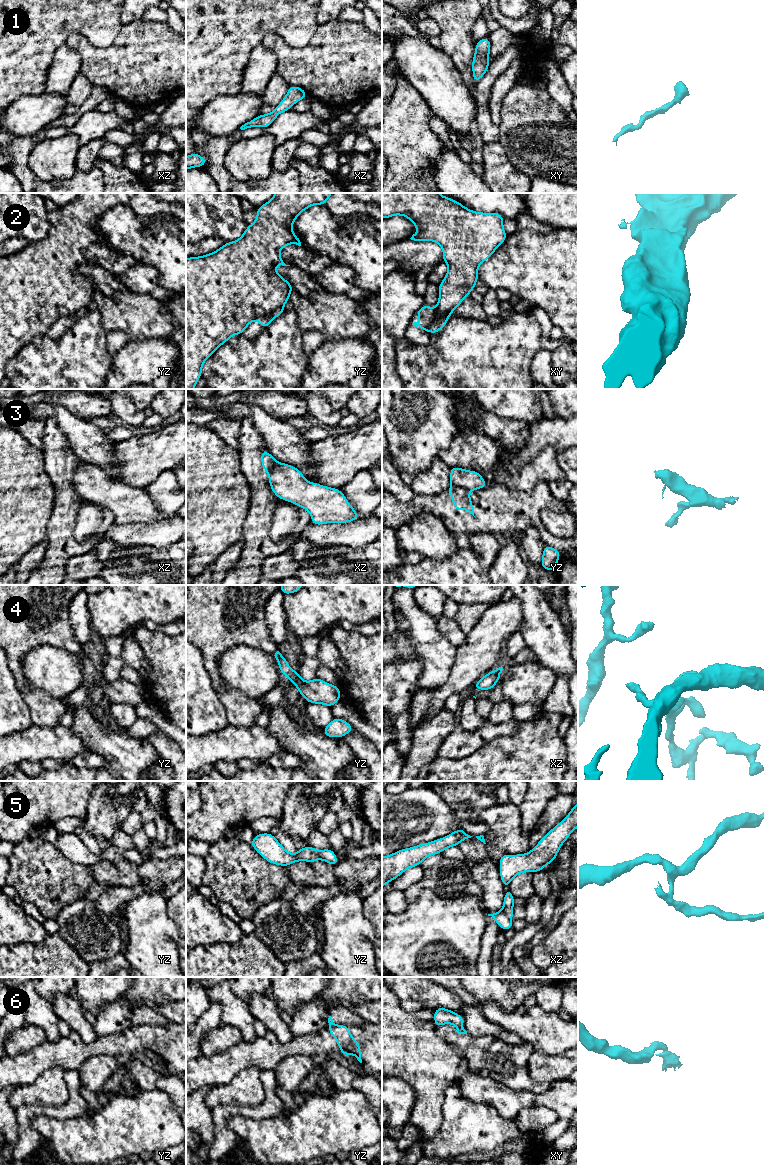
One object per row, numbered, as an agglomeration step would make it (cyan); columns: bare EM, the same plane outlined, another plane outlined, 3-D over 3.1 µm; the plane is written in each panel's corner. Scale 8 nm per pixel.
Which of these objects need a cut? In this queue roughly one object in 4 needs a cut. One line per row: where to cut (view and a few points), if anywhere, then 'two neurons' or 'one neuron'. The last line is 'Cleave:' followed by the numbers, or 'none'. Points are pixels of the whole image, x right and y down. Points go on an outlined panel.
1: cut none; one neuron
2: cut xy (450, 313), (436, 319), (427, 330); two neurons
3: cut yz (452, 484), (459, 485), (468, 491); two neurons
4: cut none; one neuron
5: cut xz (502, 909), (511, 919); two neurons
6: cut xy (462, 1025), (457, 1027); two neurons
Cleave: 2, 3, 5, 6

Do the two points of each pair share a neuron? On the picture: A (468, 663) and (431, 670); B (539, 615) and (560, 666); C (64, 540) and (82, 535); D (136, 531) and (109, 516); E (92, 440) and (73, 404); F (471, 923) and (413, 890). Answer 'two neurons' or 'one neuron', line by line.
A: two neurons
B: one neuron
C: two neurons
D: two neurons
E: two neurons
F: two neurons

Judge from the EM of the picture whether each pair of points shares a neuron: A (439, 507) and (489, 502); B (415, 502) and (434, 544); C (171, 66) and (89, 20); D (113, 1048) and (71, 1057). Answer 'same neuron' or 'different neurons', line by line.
A: same neuron
B: different neurons
C: different neurons
D: same neuron

